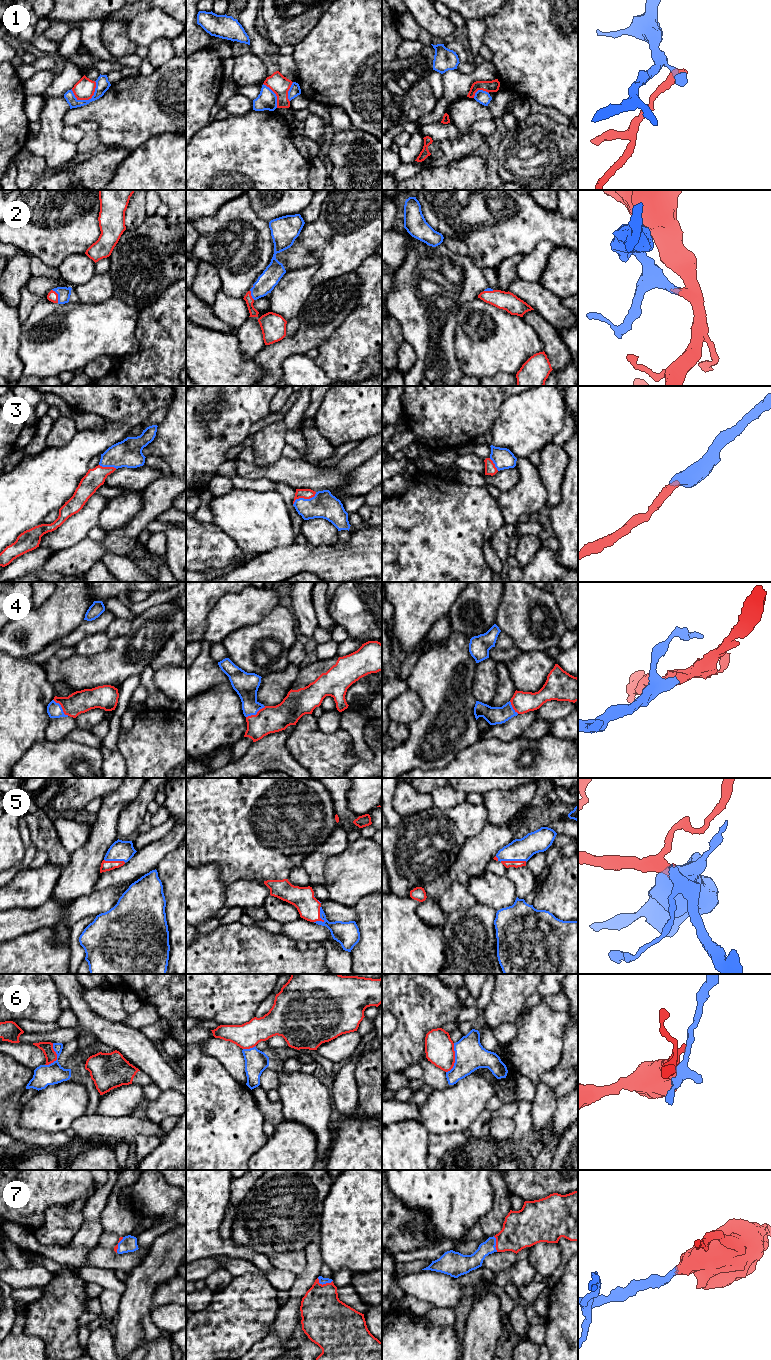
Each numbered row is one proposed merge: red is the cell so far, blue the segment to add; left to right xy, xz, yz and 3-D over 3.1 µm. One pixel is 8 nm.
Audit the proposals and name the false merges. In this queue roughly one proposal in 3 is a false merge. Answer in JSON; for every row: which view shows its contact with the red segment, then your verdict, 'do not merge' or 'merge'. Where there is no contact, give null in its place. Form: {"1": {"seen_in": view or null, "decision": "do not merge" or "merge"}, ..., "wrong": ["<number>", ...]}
{"1": {"seen_in": "xy", "decision": "do not merge"}, "2": {"seen_in": "xy", "decision": "merge"}, "3": {"seen_in": "xz", "decision": "merge"}, "4": {"seen_in": "xy", "decision": "merge"}, "5": {"seen_in": "xz", "decision": "merge"}, "6": {"seen_in": "yz", "decision": "do not merge"}, "7": {"seen_in": "xz", "decision": "merge"}, "wrong": ["1", "6"]}

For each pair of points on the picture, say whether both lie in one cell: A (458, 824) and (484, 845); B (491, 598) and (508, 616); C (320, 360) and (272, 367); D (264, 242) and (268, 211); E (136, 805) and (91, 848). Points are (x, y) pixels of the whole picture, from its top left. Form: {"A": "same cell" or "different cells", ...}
{"A": "different cells", "B": "different cells", "C": "different cells", "D": "different cells", "E": "different cells"}

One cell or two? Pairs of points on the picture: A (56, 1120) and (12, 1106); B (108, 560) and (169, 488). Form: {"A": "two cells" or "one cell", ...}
{"A": "two cells", "B": "two cells"}

